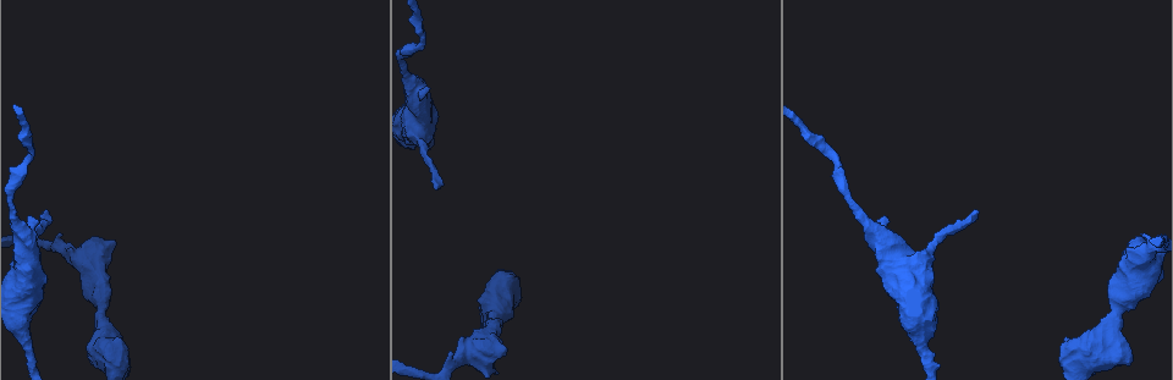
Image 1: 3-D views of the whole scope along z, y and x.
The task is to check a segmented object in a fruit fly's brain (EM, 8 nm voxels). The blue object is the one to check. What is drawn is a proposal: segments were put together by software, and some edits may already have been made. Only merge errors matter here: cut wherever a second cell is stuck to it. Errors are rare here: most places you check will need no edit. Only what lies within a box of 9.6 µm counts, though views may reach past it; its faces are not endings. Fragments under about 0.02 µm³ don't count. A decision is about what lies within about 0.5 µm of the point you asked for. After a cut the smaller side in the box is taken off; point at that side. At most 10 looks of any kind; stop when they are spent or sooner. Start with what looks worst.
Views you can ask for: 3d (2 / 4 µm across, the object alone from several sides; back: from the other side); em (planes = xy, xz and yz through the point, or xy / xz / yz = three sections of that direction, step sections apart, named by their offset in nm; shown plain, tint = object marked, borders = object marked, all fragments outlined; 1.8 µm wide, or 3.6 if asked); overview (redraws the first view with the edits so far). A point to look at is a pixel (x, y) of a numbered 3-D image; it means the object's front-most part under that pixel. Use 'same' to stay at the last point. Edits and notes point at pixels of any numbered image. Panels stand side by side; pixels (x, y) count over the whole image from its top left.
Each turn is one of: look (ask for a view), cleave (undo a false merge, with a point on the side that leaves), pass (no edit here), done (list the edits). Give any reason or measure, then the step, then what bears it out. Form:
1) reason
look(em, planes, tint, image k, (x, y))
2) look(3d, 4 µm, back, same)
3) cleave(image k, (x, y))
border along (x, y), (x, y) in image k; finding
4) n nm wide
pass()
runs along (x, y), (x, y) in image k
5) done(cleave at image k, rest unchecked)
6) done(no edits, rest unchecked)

a narrow waist
look(em, 3.6 µm, planes, tint, image 1, (1107, 329))

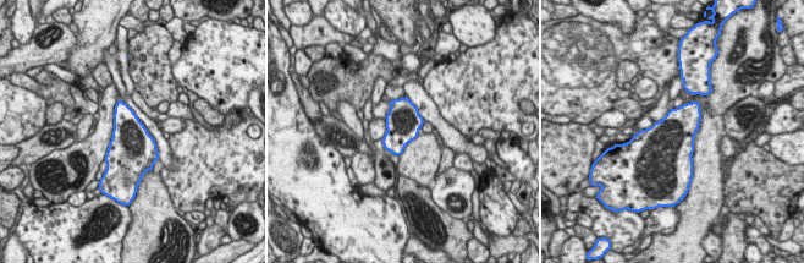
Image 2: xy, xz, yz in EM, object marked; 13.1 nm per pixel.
pass()
all the same cell

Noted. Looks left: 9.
sudden change in width
look(3d, 4 µm, image 1, (414, 133))

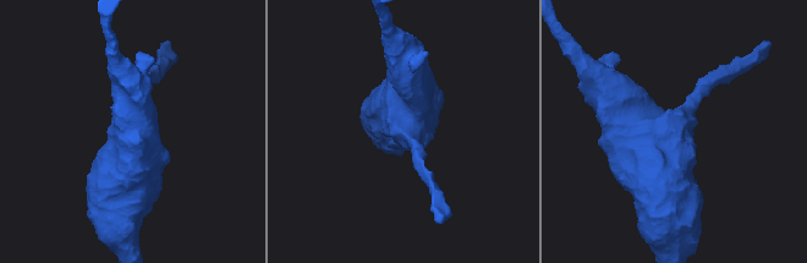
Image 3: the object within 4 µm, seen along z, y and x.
look(em, planes, tint, image 3, (409, 128))

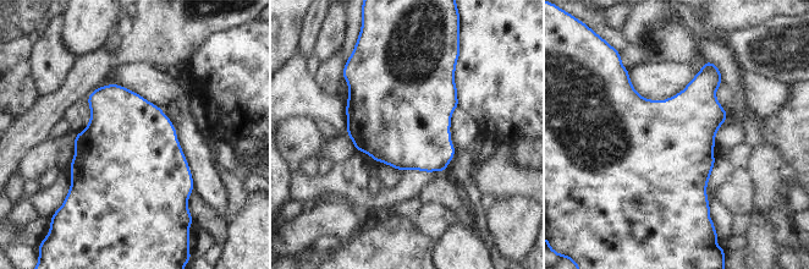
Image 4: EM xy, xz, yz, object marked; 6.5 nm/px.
pass()
one cell here

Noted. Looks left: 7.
thick turns thin
look(3d, 4 µm, image 1, (79, 257))

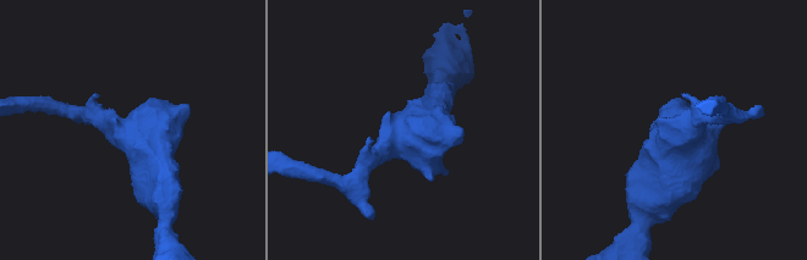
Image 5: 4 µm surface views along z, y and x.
need the tissue
look(em, 3.6 µm, planes, tint, image 5, (682, 129))

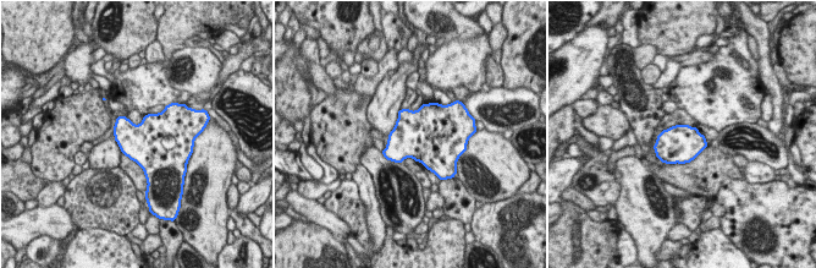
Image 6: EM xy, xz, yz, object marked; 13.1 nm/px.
500 nm wide
pass()
continuous, no second cell

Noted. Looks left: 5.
done(no edits, rest unchecked)

